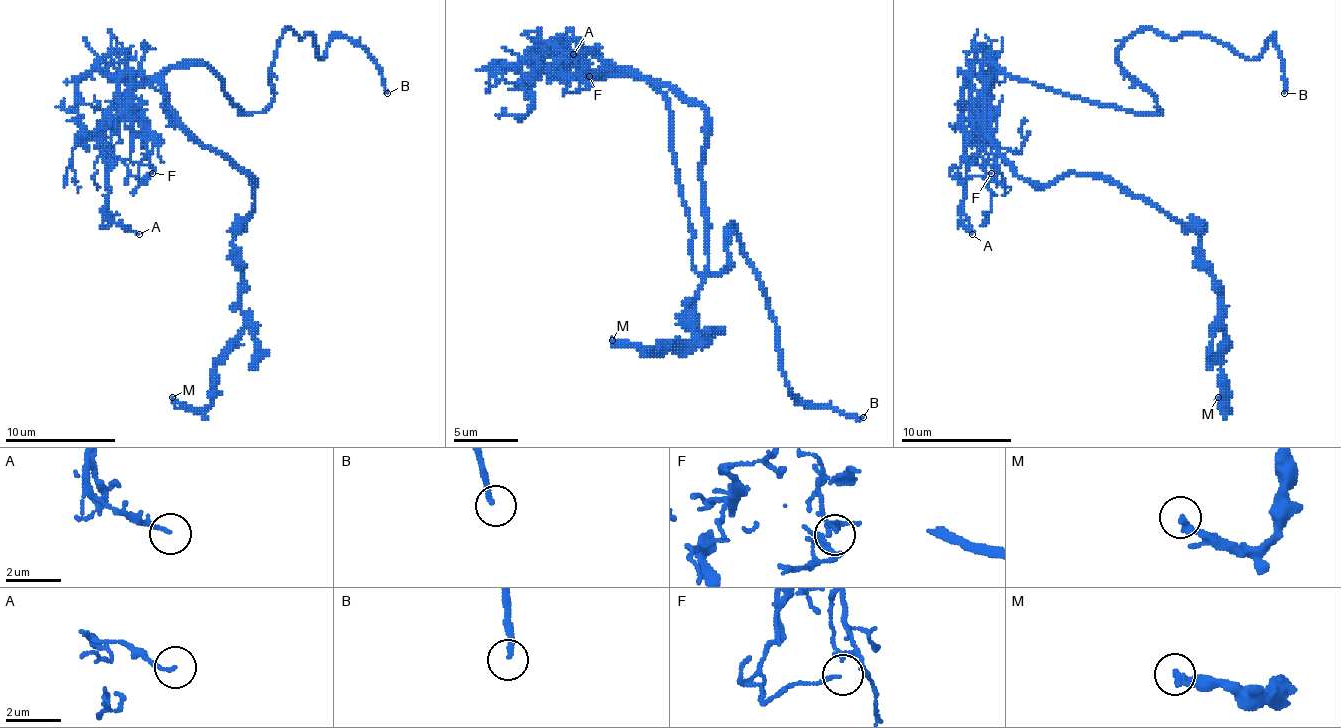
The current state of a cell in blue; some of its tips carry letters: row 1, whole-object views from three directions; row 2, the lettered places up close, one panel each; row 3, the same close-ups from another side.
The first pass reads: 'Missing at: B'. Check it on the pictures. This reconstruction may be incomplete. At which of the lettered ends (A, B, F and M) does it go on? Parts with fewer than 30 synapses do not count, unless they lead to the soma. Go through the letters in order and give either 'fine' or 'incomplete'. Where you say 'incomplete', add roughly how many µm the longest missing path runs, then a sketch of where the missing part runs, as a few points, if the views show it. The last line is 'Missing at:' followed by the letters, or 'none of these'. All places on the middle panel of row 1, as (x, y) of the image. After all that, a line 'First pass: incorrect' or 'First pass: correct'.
A: fine
B: incomplete; missing 9 µm
F: fine
M: fine
Missing at: B
First pass: correct

